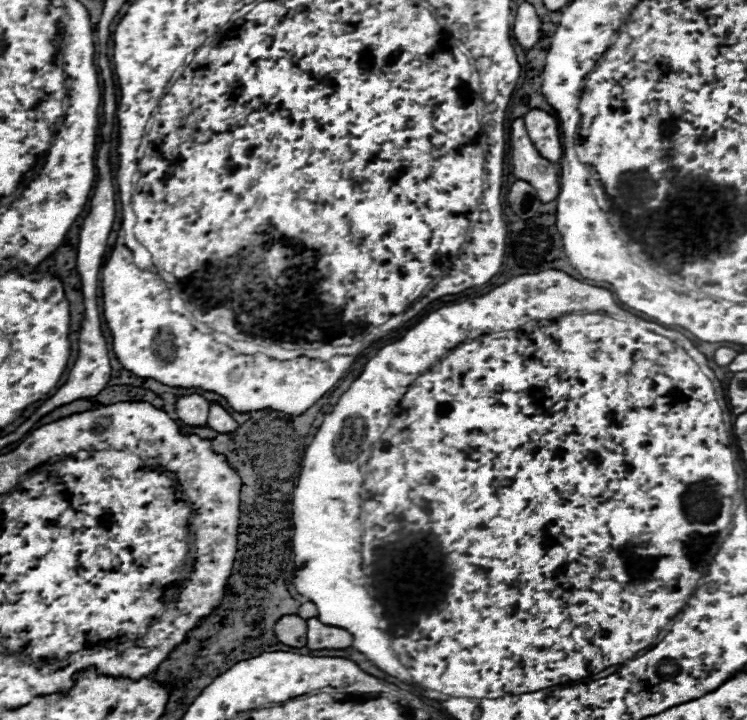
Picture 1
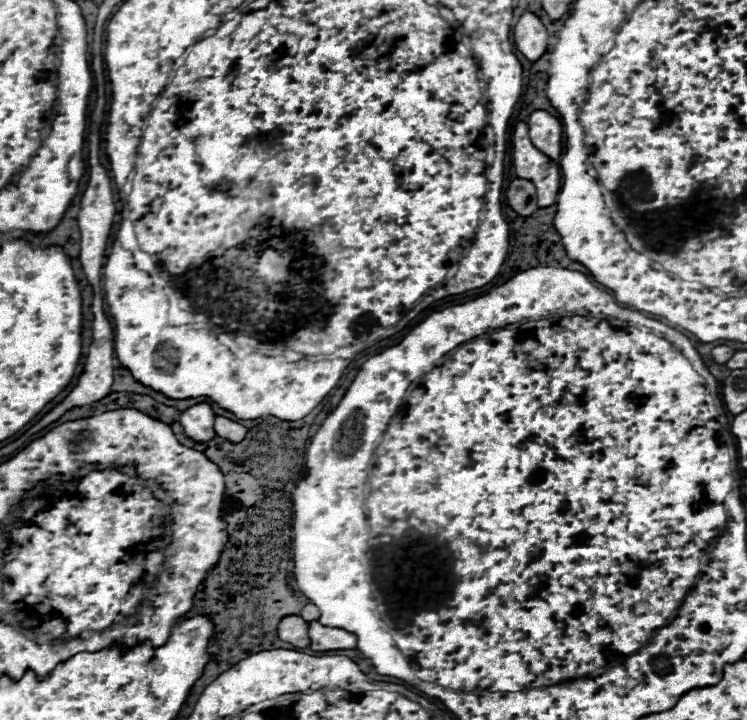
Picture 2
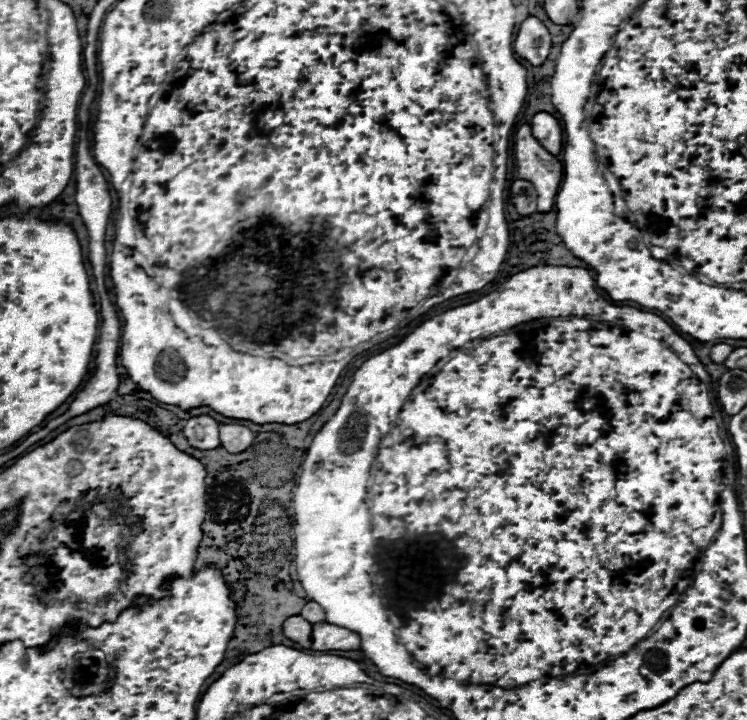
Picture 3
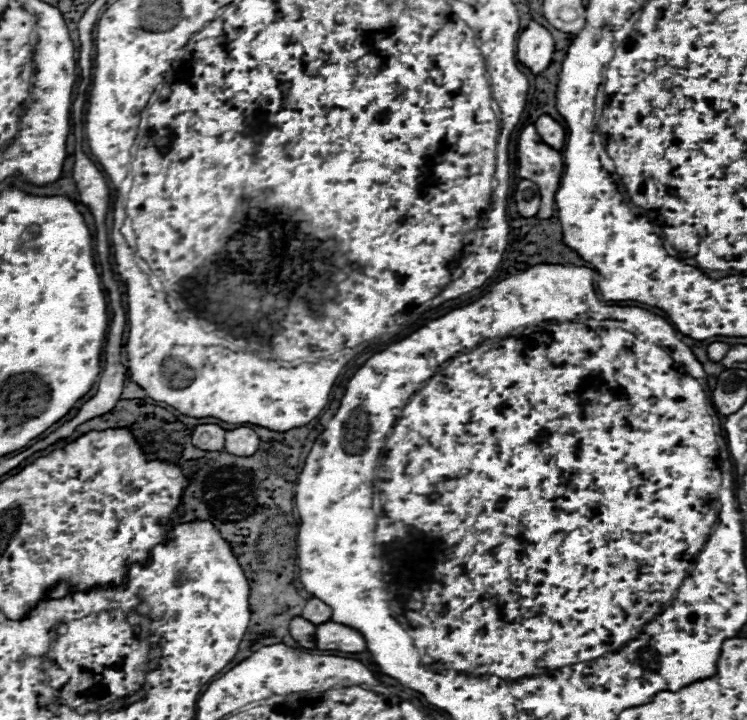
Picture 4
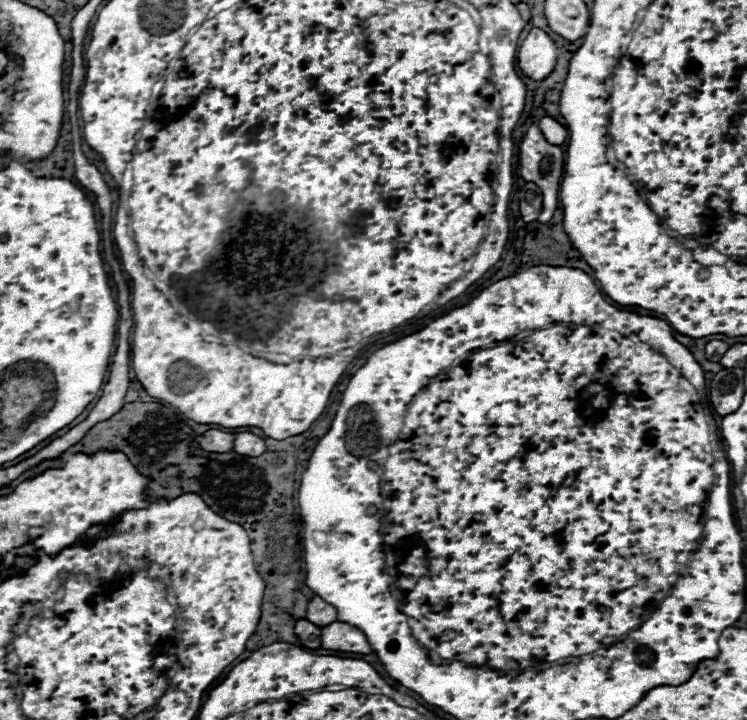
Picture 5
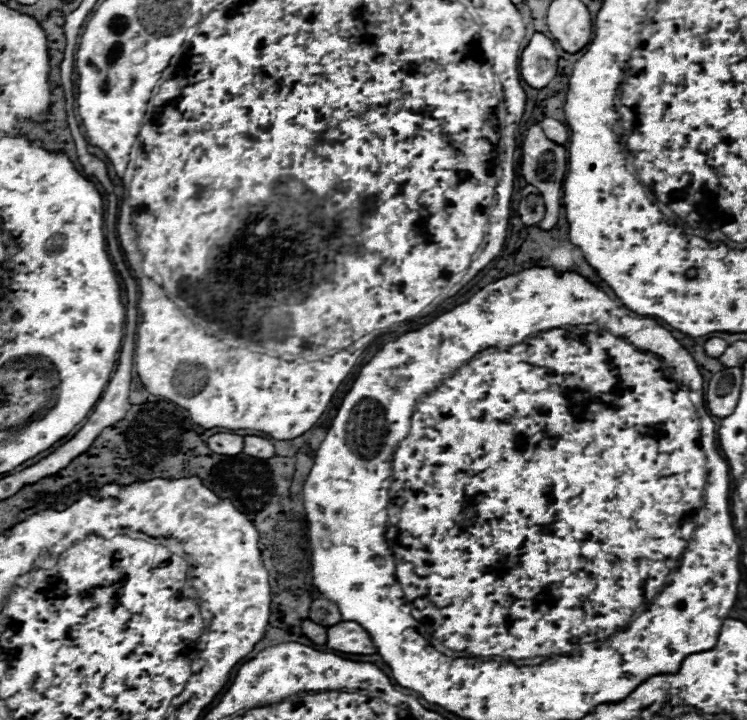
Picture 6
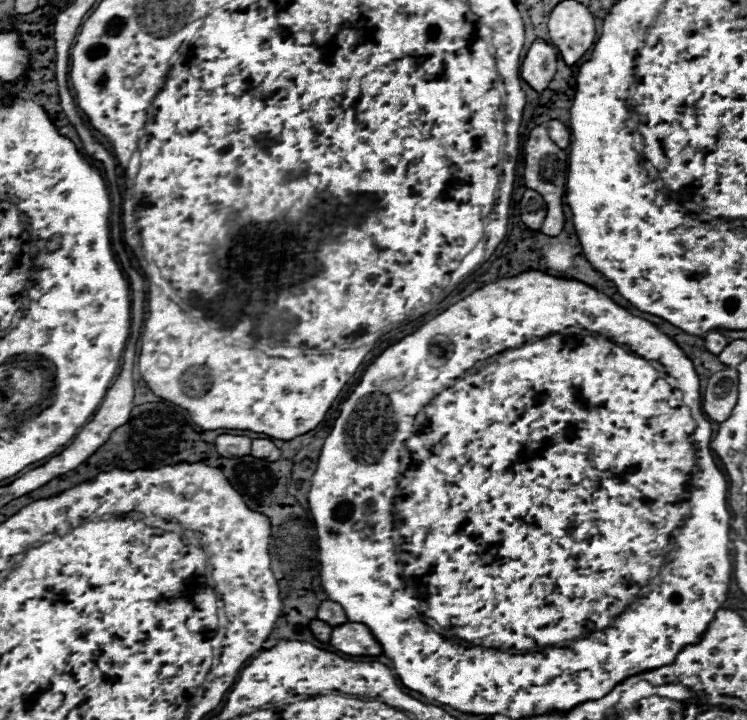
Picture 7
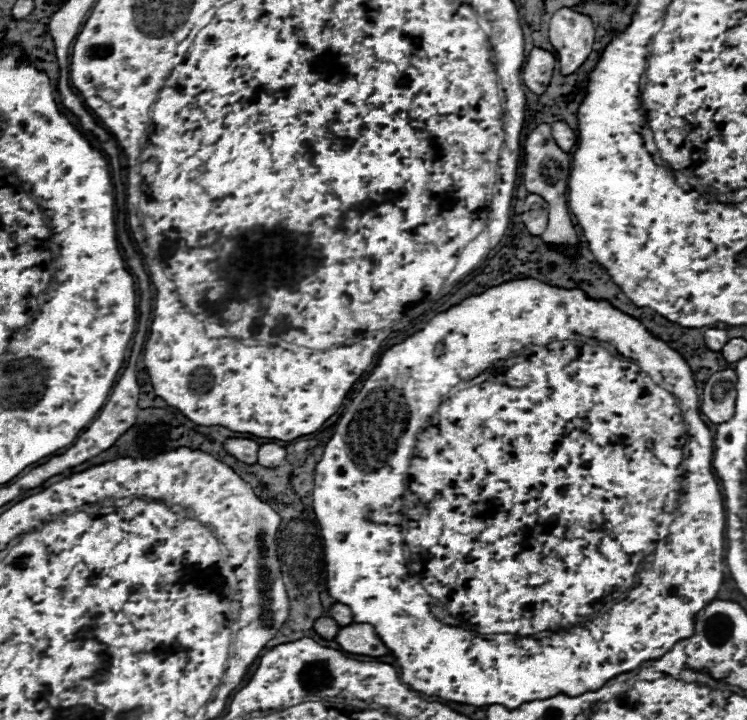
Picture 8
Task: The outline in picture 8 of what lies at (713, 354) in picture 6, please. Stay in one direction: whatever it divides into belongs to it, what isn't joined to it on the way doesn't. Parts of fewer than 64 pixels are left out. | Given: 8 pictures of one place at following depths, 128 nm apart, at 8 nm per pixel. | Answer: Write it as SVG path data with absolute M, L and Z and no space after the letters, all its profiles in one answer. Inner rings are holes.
M709 328L706 330L706 334L704 334L704 342L712 352L720 352L722 346L724 346L728 340L730 340L730 338L728 338L726 330L720 328Z

